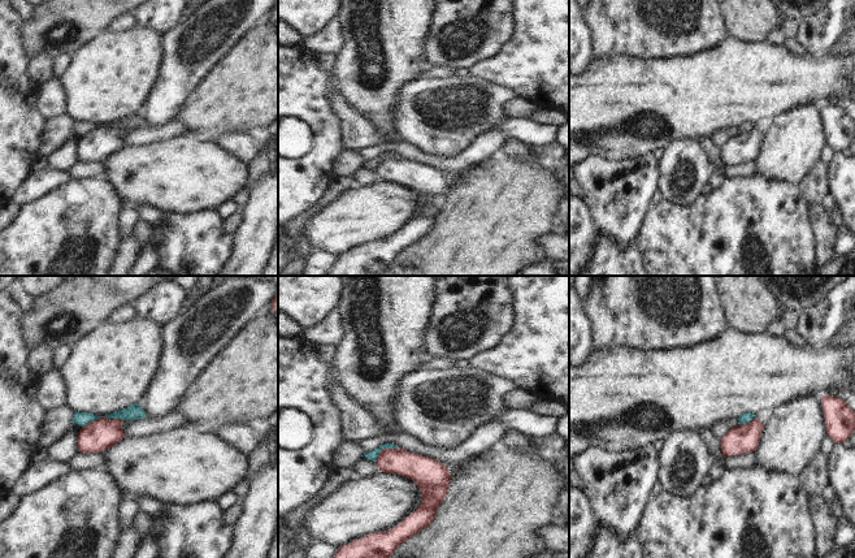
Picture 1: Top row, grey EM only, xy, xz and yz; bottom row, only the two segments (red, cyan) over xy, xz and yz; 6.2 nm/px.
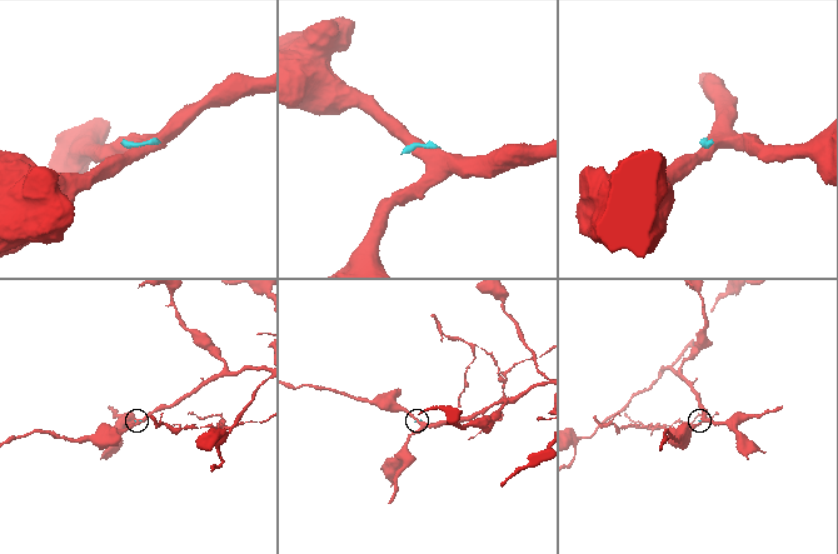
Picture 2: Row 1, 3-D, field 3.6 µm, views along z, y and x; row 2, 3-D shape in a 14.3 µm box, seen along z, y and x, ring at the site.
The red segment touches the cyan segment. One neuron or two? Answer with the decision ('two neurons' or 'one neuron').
two neurons

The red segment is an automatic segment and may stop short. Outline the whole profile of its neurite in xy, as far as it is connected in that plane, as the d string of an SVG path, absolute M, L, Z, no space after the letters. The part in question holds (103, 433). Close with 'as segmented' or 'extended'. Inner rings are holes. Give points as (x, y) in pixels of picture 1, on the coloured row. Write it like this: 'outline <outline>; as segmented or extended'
outline M100 419L83 427L78 436L78 449L82 453L101 453L113 447L126 436L122 429L121 419Z; as segmented

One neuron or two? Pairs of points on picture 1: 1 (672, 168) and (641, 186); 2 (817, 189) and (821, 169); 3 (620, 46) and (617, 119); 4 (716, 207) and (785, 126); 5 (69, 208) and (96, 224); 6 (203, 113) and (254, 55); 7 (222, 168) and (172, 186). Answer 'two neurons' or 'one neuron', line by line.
1: two neurons
2: one neuron
3: two neurons
4: two neurons
5: one neuron
6: one neuron
7: one neuron

